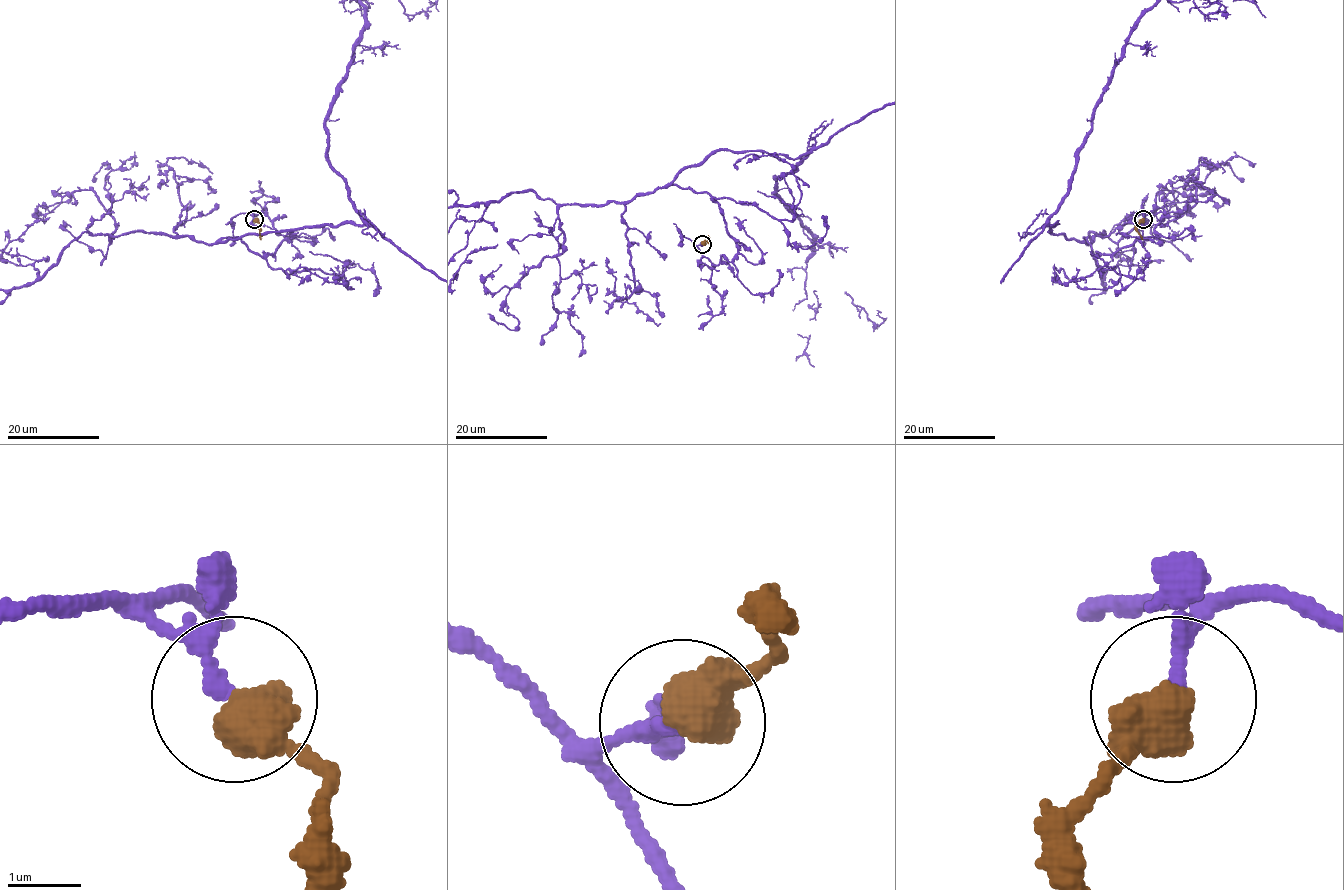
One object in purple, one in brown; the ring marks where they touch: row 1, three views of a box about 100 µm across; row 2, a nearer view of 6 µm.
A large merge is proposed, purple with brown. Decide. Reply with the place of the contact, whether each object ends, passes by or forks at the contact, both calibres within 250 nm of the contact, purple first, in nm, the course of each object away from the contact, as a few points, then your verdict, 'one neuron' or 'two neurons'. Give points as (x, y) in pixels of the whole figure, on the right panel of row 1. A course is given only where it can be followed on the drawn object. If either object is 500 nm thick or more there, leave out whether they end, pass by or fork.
place (1143, 219); calibres 160 and 650 nm; course brown (1142, 219), (1137, 227), (1142, 240); one neuron

